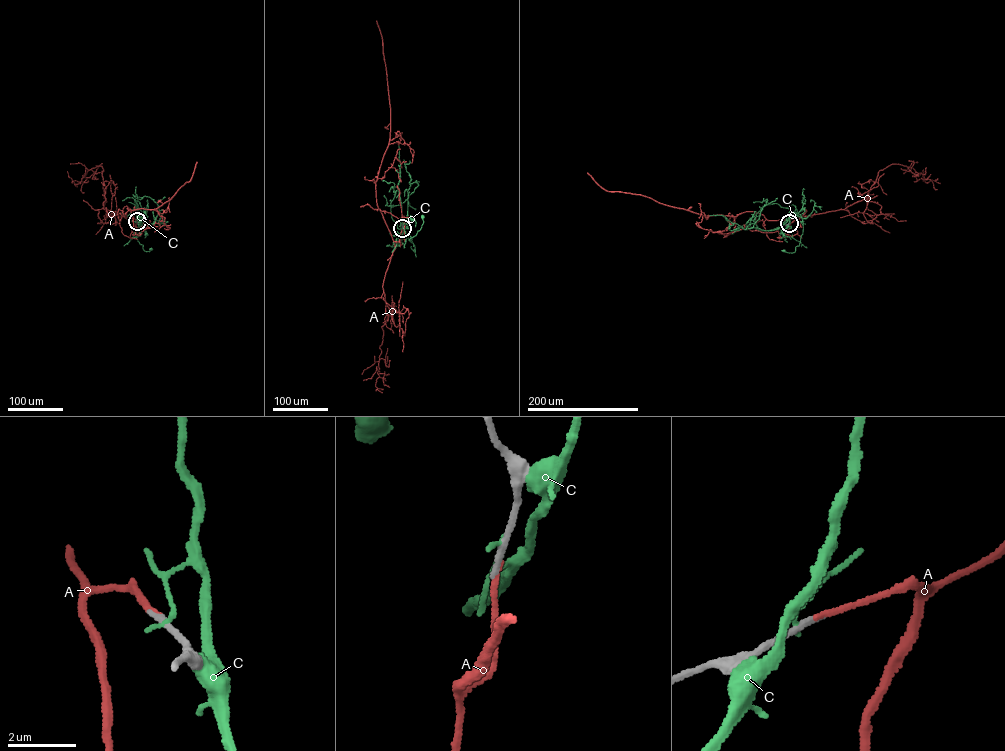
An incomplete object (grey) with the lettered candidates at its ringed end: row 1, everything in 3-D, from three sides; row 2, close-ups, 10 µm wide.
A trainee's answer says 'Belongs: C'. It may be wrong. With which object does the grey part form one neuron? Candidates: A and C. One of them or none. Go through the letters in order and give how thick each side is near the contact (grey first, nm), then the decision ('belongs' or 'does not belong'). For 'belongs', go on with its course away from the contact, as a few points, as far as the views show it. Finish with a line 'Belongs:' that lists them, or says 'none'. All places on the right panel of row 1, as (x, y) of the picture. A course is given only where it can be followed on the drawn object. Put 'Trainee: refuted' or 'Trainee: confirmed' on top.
Trainee: refuted
A: 200 nm thick on the grey side, 170 nm on the other; belongs; it runs (789, 223), (794, 235), (798, 217), (700, 215), (606, 191), (587, 172)
C: 240 nm thick on the grey side, 150 nm on the other; does not belong
Belongs: A

